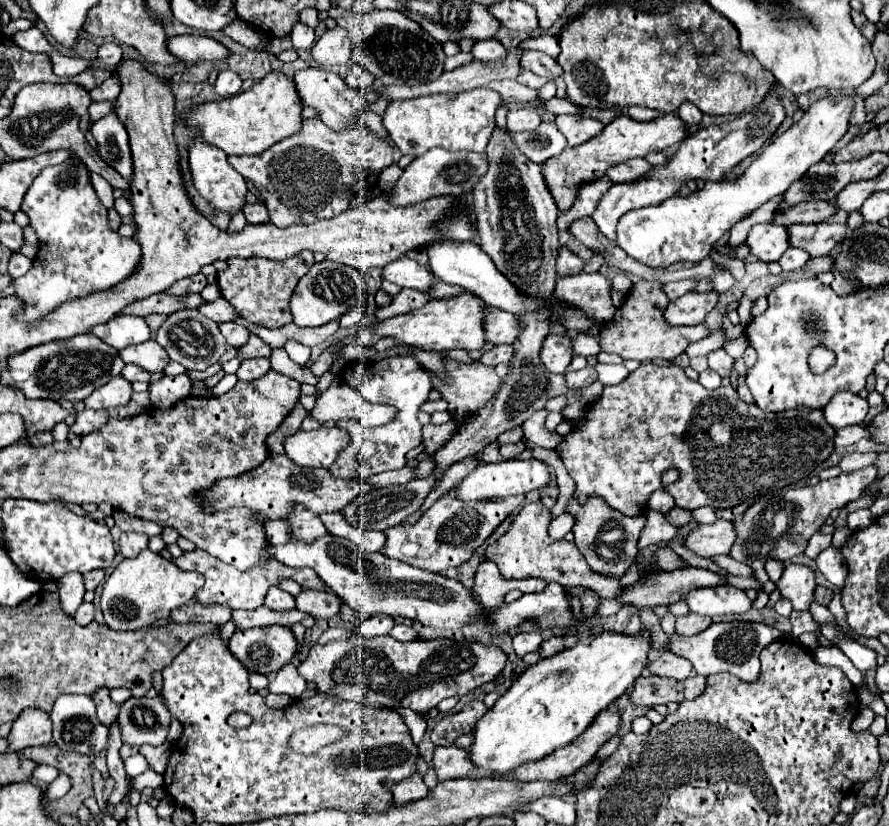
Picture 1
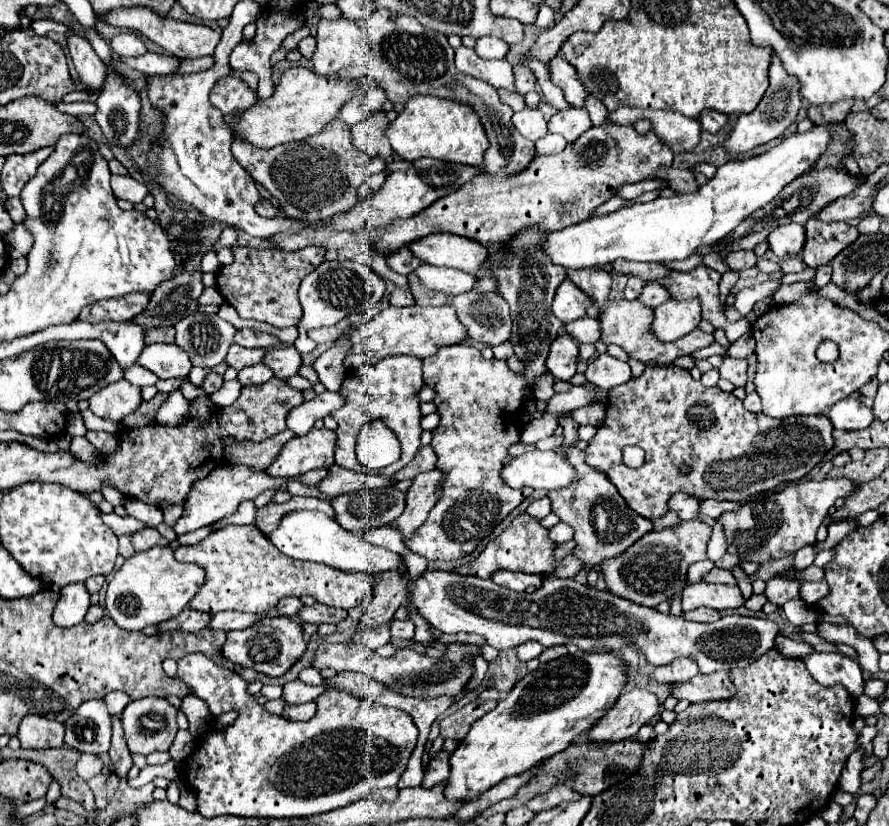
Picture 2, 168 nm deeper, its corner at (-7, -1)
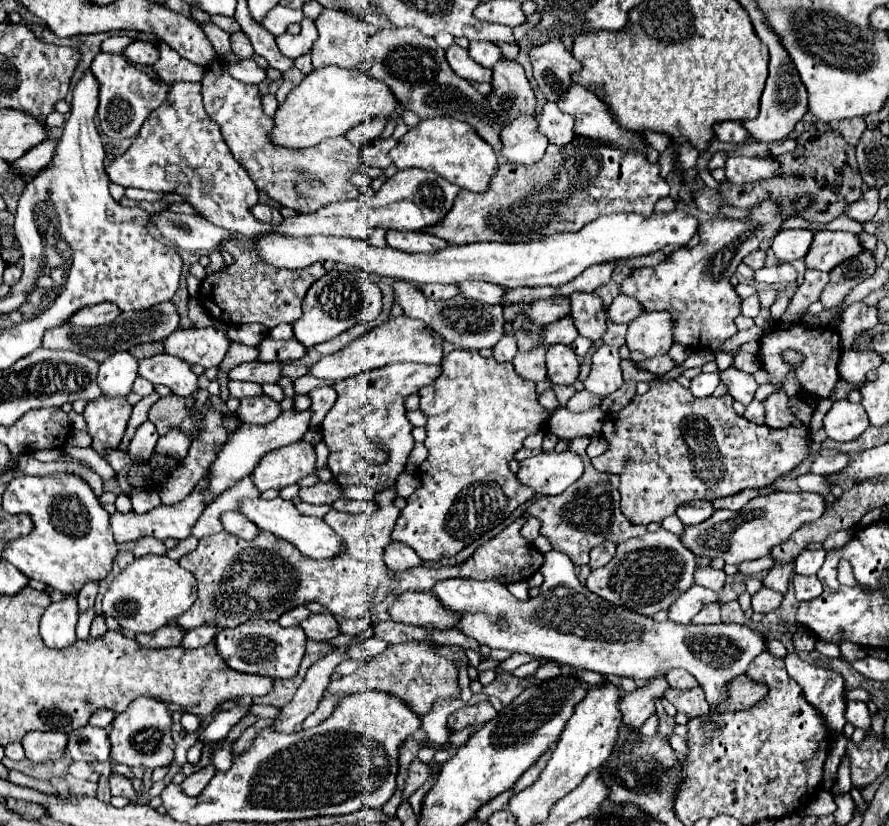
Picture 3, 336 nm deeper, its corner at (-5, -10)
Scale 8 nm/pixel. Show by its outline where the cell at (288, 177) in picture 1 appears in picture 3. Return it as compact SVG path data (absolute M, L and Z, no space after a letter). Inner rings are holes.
M215 58L213 64L205 68L201 96L205 112L219 124L229 150L247 170L257 190L301 214L315 212L333 200L351 200L359 196L359 190L349 184L349 176L361 166L359 148L349 144L345 136L323 140L311 148L283 148L273 144L269 135L275 122L261 110L259 88L229 76L225 60Z

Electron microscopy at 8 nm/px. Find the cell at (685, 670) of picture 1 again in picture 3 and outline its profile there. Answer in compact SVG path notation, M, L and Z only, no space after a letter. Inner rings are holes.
M673 668L667 672L667 682L671 688L679 688L679 690L685 690L685 688L695 688L697 686L697 680L693 674L689 674L687 670L683 668Z

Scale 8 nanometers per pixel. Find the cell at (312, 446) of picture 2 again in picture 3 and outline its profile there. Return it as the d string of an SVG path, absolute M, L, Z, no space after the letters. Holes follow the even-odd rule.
M293 442L289 446L283 446L283 448L277 448L273 452L269 452L253 470L253 484L259 492L265 492L269 488L275 488L275 490L281 490L289 484L295 484L299 482L301 478L305 478L307 474L311 474L315 470L315 450L309 442Z

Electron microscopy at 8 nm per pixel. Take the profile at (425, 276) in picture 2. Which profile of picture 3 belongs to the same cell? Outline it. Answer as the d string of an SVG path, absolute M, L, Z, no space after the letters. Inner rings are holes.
M465 282L465 284L459 284L459 288L461 288L463 296L481 300L485 304L501 304L503 296L507 292L505 286L489 284L489 282Z

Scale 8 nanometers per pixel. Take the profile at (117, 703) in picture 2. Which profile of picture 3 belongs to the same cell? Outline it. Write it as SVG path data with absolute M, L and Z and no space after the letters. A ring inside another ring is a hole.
M97 710L97 712L91 716L89 724L91 724L91 726L97 726L97 728L109 728L109 724L113 722L113 718L115 718L115 712Z

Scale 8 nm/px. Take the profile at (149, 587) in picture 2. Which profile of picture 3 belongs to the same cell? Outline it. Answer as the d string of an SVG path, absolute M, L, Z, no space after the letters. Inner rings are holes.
M149 554L145 558L135 558L109 586L103 598L103 614L113 616L123 628L133 634L155 632L161 626L175 622L175 618L187 612L197 600L195 576L181 568L179 562L169 556Z

